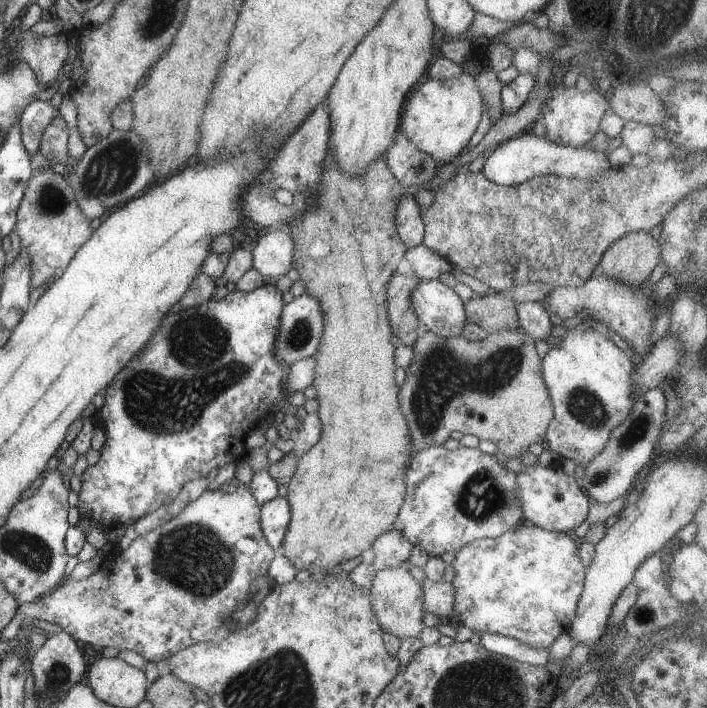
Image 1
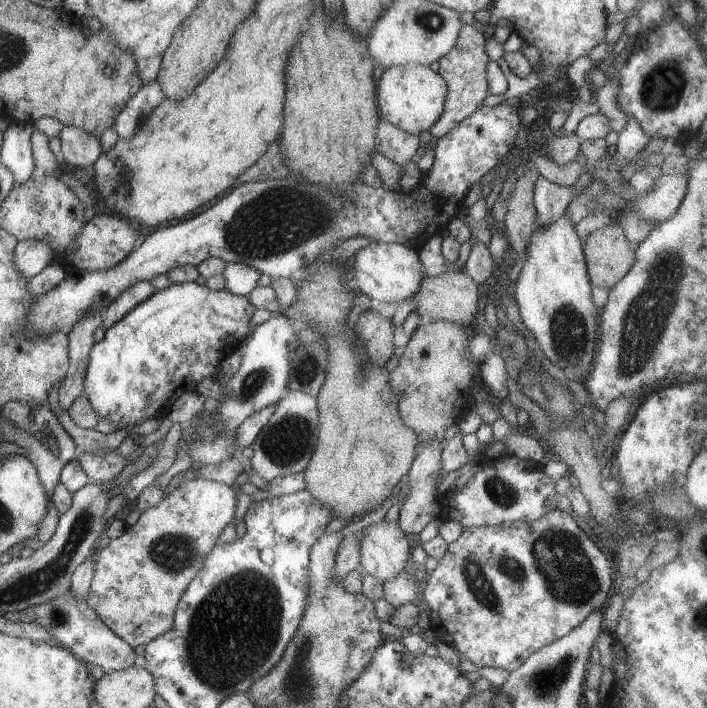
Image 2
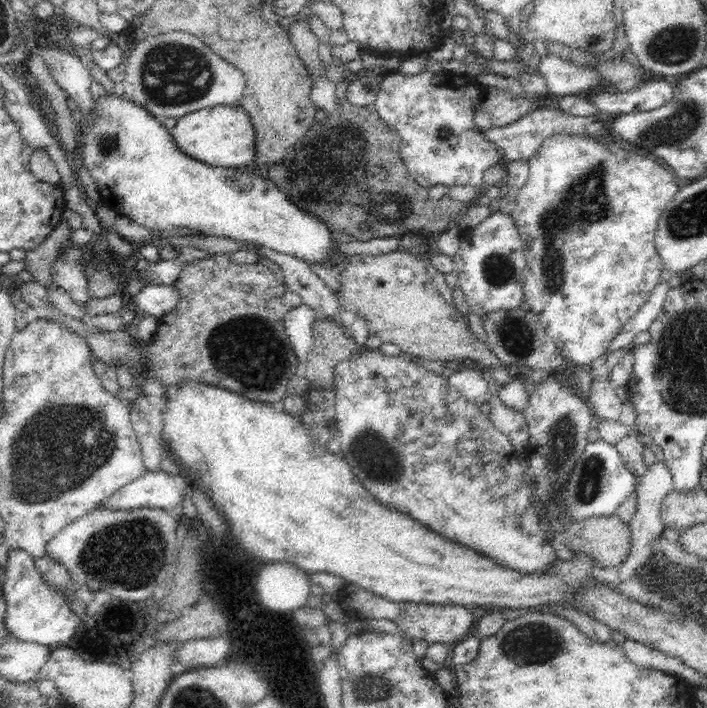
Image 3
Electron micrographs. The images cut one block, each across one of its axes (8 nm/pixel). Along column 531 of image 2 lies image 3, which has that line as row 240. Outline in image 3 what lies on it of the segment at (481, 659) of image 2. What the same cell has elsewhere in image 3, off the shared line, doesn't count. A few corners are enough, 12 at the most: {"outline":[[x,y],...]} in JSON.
{"outline":[[549,136],[510,212],[579,370],[662,282],[671,168]]}

